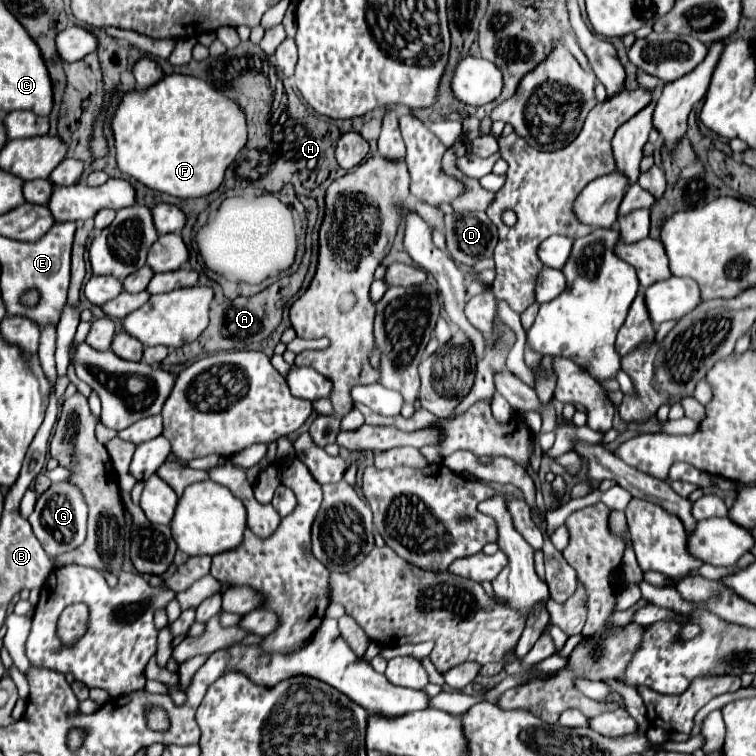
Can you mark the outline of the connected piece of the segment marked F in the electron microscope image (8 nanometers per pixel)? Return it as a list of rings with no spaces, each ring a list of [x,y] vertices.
[[[168,75],[148,87],[146,91],[124,93],[116,113],[112,117],[112,133],[116,147],[116,163],[122,173],[140,181],[142,185],[172,195],[172,197],[204,197],[218,189],[224,179],[226,167],[234,161],[234,155],[246,145],[246,117],[238,111],[230,99],[220,95],[208,83],[190,75]]]

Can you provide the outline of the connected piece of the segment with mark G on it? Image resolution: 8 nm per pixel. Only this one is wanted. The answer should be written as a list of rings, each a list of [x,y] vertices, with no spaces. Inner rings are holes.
[[[52,483],[50,489],[46,489],[42,495],[38,495],[38,501],[36,501],[34,511],[28,517],[28,521],[32,525],[32,533],[42,543],[46,553],[50,557],[58,557],[84,543],[86,517],[88,517],[88,505],[84,501],[82,491],[74,483]]]

